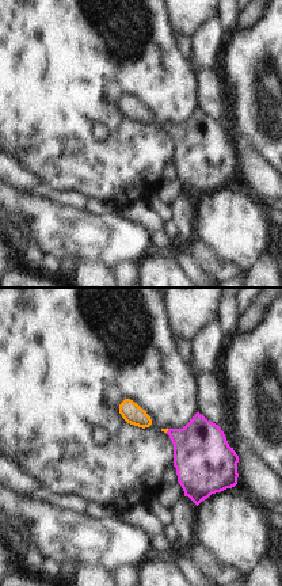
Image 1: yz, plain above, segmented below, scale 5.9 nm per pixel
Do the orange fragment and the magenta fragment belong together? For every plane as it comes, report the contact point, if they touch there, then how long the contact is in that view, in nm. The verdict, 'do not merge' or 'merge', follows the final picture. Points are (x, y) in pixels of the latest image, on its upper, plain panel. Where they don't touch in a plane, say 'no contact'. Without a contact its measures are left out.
(167, 126) | 30 nm

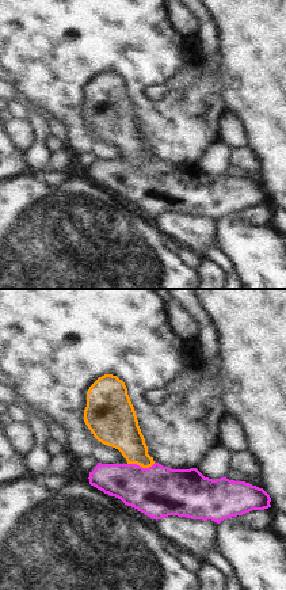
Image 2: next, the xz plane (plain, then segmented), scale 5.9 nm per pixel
(141, 162) | 170 nm

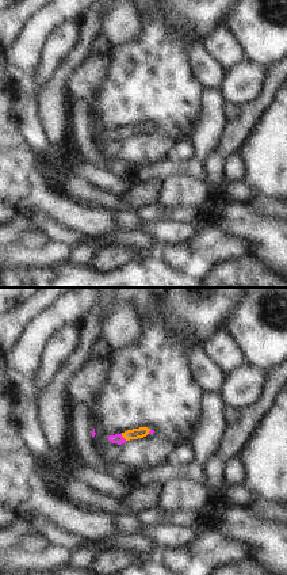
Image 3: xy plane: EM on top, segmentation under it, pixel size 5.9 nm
(123, 133) | 60 nm

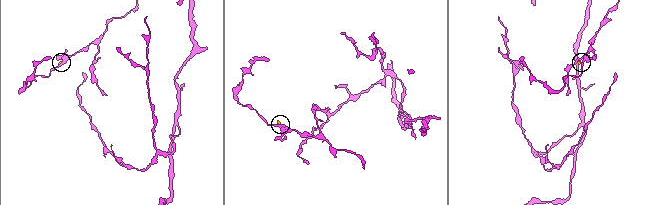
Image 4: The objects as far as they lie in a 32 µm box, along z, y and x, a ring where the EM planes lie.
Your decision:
merge

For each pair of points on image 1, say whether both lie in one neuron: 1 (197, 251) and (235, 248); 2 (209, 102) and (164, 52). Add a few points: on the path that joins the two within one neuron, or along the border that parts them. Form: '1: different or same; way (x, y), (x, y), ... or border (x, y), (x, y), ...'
1: different; border (197, 235), (221, 257), (240, 265)
2: different; border (190, 61), (197, 83), (198, 107)

